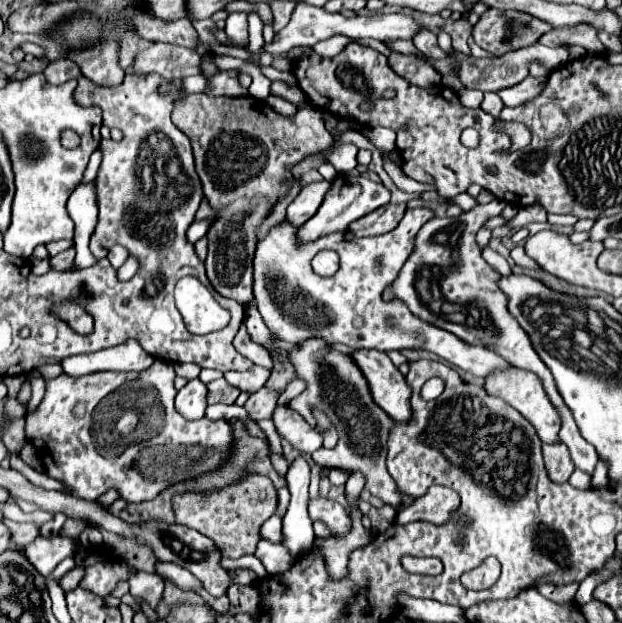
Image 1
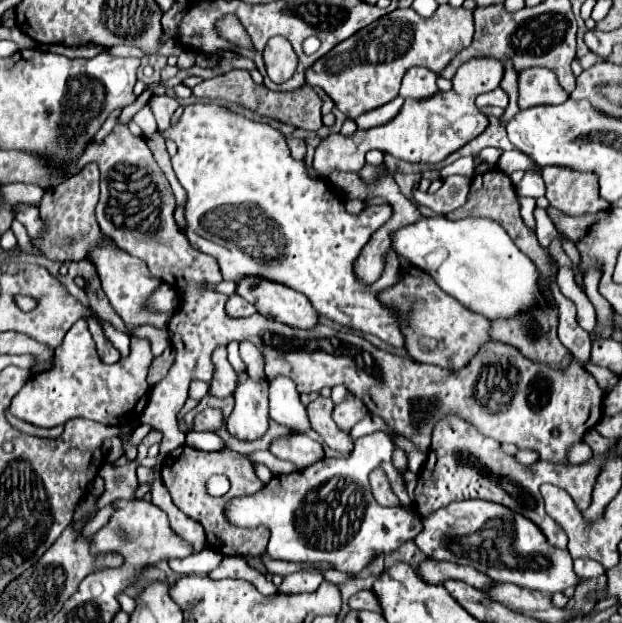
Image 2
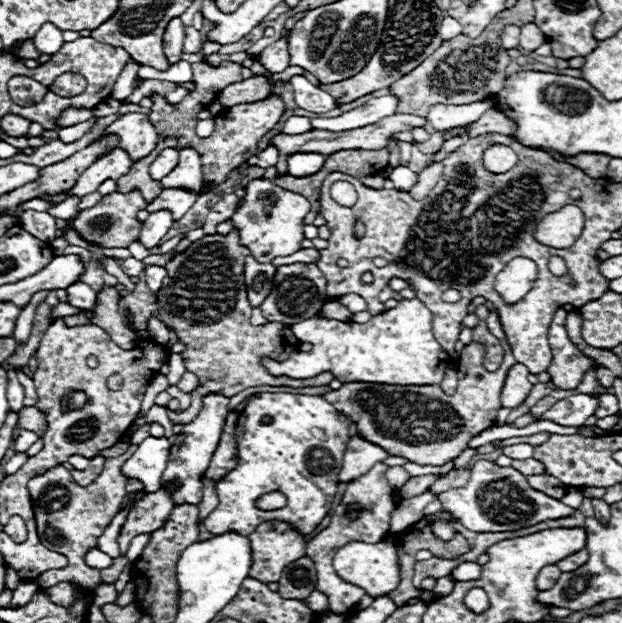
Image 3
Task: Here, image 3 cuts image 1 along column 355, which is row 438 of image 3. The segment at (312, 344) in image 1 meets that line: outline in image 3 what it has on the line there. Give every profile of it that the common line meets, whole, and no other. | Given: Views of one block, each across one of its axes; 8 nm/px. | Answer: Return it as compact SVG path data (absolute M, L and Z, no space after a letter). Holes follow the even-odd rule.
M496 310L490 312L486 324L504 348L504 360L496 372L466 372L466 368L460 368L458 360L458 390L452 396L446 396L440 386L344 382L338 390L322 394L322 398L356 424L358 436L384 448L390 456L402 456L420 466L444 466L446 462L458 458L470 438L496 424L496 412L502 408L500 392L508 370L516 364Z

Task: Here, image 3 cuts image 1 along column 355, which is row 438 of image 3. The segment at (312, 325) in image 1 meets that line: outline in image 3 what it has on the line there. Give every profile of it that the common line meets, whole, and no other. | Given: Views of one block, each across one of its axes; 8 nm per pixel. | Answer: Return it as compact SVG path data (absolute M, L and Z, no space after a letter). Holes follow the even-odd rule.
M262 394L246 404L246 408L238 414L236 422L236 456L238 464L226 476L222 476L214 488L218 494L216 510L204 520L204 526L212 534L252 534L260 522L268 520L284 520L292 524L300 534L310 534L320 520L331 510L331 504L338 488L338 472L342 468L342 456L346 444L350 440L348 434L350 422L342 418L332 404L328 404L320 396L304 396L304 394ZM264 418L272 418L270 424L262 424ZM270 492L282 492L288 498L288 504L278 510L260 510L256 508L256 500Z

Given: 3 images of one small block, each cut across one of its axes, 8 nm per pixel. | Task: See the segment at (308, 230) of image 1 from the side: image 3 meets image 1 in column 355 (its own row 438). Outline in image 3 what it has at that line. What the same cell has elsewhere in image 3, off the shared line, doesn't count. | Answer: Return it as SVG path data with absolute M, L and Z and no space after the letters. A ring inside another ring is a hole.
M208 394L204 396L202 400L202 410L200 414L184 424L182 432L176 436L174 440L174 446L170 450L170 458L168 458L168 466L162 474L162 482L170 482L170 480L178 480L178 490L172 494L174 498L174 504L184 504L184 502L190 502L190 504L198 504L202 500L202 476L210 464L210 458L220 442L220 436L222 436L222 428L226 424L226 416L228 416L228 398L220 396L220 394Z

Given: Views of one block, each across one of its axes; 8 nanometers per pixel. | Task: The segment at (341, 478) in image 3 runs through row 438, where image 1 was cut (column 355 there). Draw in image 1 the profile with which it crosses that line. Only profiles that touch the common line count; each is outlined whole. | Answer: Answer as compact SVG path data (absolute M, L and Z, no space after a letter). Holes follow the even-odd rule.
M360 348L350 354L368 382L374 402L394 420L408 420L410 416L410 386L400 370L392 364L388 354L380 350Z

